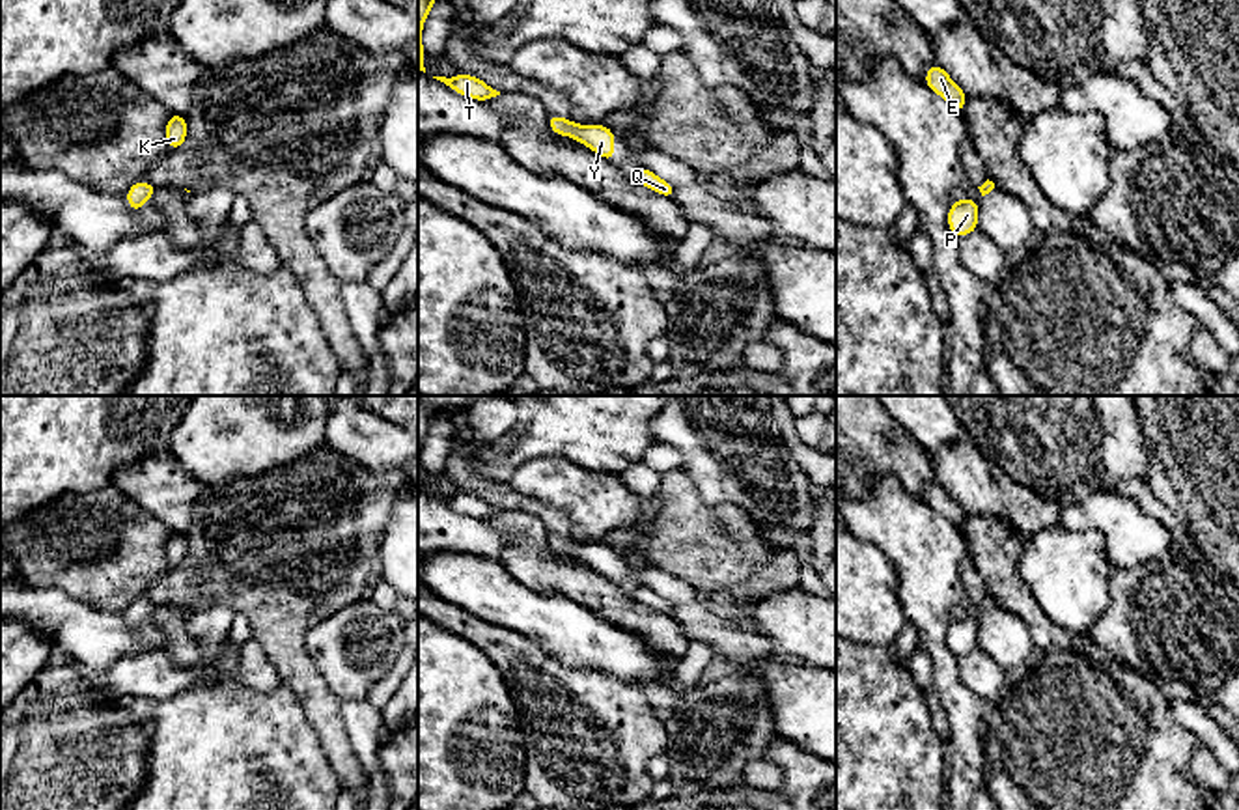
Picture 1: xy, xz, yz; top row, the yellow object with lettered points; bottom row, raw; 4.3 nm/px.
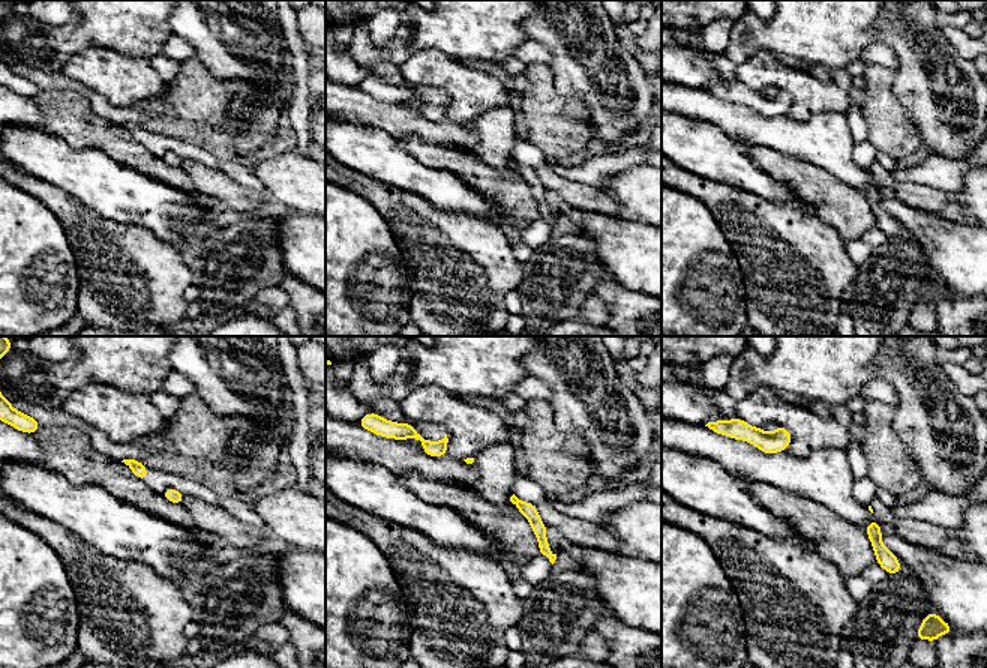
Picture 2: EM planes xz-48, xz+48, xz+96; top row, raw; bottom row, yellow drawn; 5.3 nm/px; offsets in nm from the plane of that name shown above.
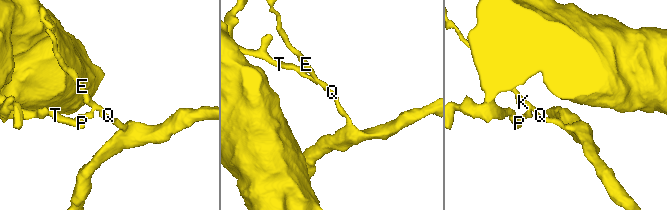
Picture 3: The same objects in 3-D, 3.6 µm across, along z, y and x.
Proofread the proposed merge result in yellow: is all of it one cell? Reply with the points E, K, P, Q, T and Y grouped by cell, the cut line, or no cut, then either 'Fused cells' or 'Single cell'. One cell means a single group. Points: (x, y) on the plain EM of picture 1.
Groups: E K Q Y / P T. Split along xz (571, 540), (568, 553). Fused cells

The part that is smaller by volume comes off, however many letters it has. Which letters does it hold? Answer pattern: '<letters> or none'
E, K, Q, Y

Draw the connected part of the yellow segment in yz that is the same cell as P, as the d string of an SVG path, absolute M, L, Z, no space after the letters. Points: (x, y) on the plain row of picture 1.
M963 616L952 621L948 629L948 646L954 653L965 655L978 648L978 620Z

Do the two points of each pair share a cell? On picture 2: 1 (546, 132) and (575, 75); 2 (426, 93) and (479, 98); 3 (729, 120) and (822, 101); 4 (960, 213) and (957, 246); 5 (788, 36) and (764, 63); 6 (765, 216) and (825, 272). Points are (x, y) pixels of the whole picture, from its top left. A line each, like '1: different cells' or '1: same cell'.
1: different cells
2: different cells
3: different cells
4: different cells
5: different cells
6: same cell

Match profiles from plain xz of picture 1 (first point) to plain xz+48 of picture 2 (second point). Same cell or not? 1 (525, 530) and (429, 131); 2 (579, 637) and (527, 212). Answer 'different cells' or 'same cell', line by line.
1: different cells
2: different cells

